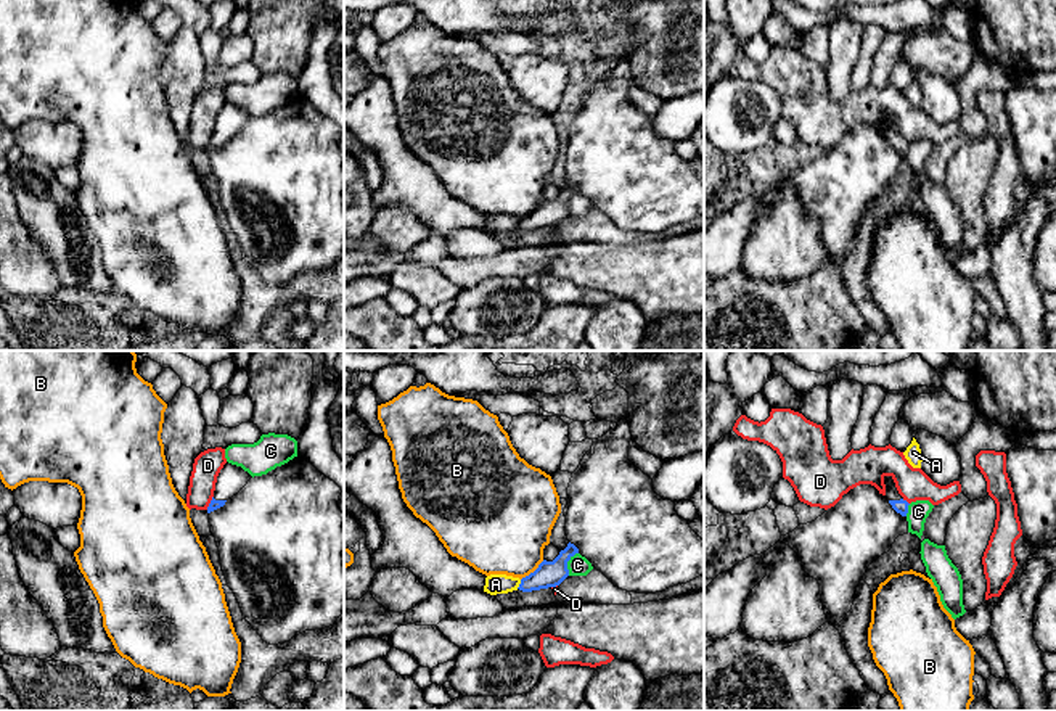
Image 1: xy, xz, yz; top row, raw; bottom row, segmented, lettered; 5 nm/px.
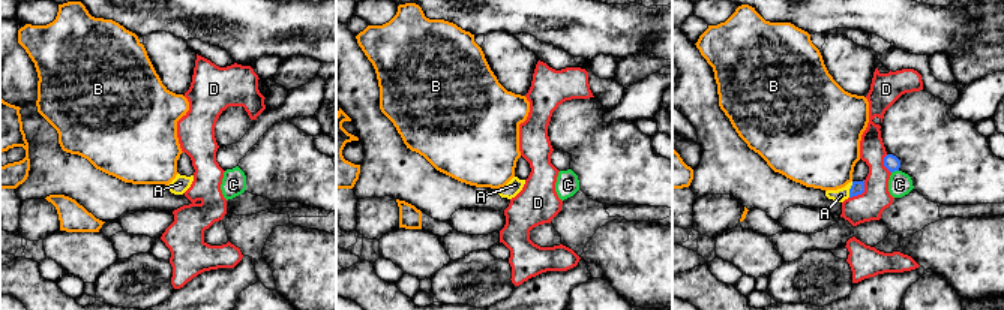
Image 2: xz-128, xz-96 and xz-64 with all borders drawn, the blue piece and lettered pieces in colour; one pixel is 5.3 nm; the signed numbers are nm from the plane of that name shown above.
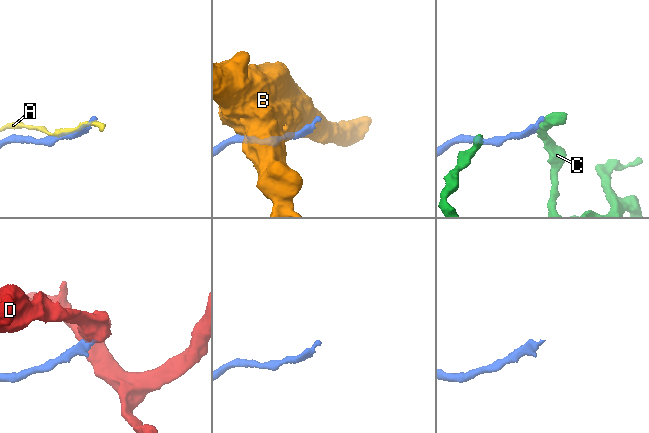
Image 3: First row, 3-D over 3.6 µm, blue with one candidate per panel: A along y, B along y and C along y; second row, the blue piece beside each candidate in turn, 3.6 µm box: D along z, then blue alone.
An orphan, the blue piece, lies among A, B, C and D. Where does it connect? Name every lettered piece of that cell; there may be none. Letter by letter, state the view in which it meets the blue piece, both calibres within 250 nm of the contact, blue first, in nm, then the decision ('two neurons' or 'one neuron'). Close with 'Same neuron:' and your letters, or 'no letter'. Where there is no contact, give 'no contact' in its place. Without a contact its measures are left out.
A: meets blue in xz; 130 nm thick on the blue side, 100 nm on the other; two neurons
B: meets blue in xz; 130 nm thick on the blue side, 420 nm on the other; two neurons
C: meets blue in xz; 130 nm thick on the blue side, 100 nm on the other; two neurons
D: meets blue in xy; 50 nm thick on the blue side, 140 nm on the other; two neurons
Same neuron: no letter

